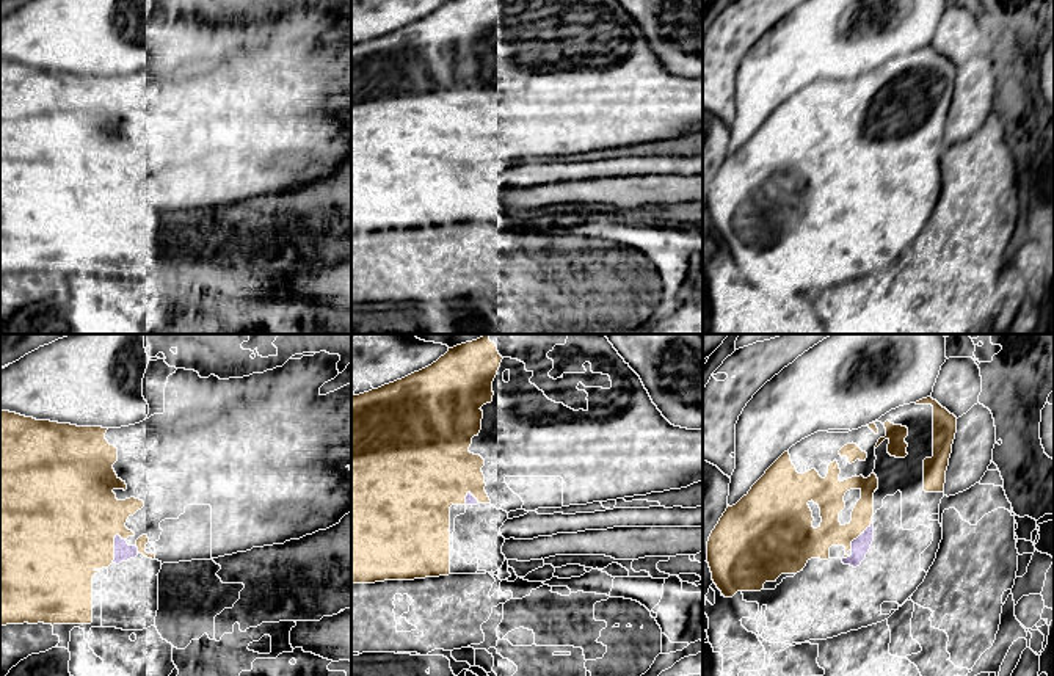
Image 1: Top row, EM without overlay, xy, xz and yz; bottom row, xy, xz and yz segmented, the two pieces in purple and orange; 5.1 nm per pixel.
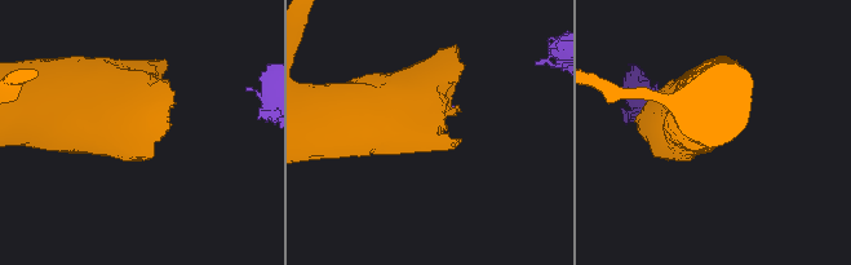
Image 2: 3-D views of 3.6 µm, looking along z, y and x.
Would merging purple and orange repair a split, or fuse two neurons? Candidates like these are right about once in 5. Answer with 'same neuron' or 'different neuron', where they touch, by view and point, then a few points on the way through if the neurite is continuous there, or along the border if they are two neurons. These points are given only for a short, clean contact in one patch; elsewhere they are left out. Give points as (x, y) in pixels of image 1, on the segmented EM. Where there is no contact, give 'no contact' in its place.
different neuron; meets purple in yz at (861, 534); border along yz (872, 515), (872, 521), (852, 541), (850, 548)

